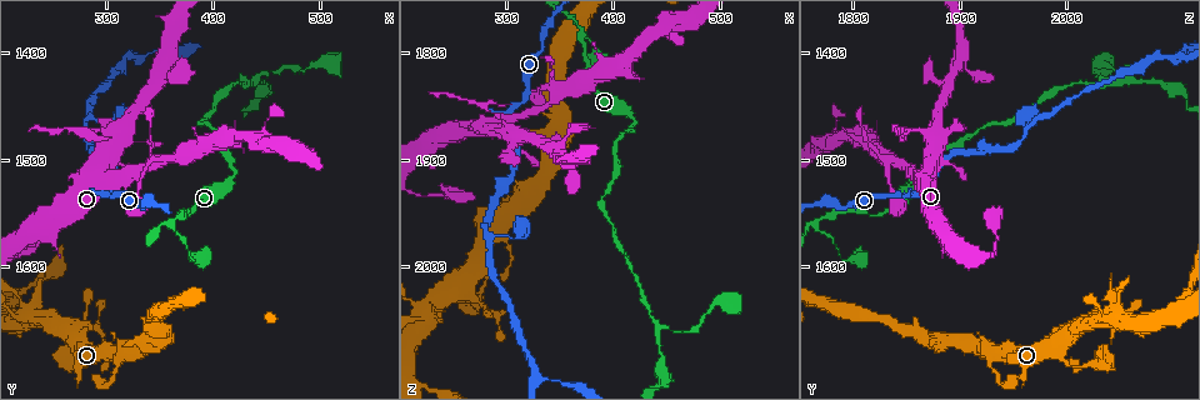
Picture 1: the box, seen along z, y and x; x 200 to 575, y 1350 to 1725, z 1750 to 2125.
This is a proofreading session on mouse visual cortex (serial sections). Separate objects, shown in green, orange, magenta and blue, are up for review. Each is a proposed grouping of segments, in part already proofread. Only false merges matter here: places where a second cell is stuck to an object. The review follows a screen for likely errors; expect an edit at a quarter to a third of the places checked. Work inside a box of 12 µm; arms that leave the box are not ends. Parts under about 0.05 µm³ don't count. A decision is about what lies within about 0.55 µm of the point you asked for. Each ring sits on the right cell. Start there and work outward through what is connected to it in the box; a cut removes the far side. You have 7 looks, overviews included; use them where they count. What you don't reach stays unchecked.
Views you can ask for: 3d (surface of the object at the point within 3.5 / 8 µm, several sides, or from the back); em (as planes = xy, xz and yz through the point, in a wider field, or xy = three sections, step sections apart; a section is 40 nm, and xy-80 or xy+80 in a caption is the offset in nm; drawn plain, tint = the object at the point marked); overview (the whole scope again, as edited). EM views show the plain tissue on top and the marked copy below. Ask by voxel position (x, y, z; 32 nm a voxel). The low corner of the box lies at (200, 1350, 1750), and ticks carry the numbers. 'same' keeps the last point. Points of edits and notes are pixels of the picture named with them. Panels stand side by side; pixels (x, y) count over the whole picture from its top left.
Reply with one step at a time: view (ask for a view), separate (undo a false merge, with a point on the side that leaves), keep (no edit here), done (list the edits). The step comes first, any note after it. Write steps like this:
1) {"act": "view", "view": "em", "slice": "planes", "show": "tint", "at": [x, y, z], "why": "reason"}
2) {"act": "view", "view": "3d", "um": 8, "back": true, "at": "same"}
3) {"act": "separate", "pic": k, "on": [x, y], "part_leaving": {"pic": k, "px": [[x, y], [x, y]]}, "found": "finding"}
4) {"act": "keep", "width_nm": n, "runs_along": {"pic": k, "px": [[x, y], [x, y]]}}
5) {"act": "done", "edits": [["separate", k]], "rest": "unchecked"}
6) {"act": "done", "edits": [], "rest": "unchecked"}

{"act": "view", "view": "3d", "um": 3.5, "at": [310, 1476, 1878], "why": "three-way junction"}

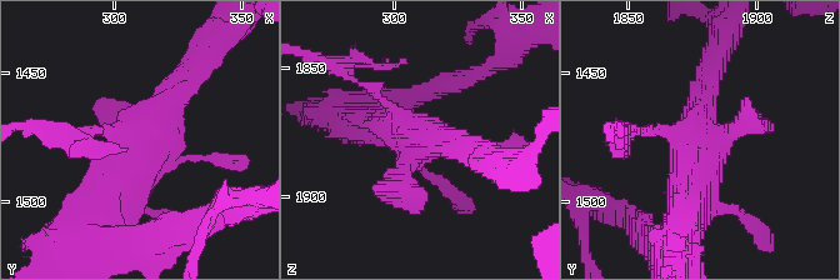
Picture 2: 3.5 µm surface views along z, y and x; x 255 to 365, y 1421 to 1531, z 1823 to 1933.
{"act": "view", "view": "em", "slice": "planes", "show": "tint", "at": [311, 1476, 1877]}

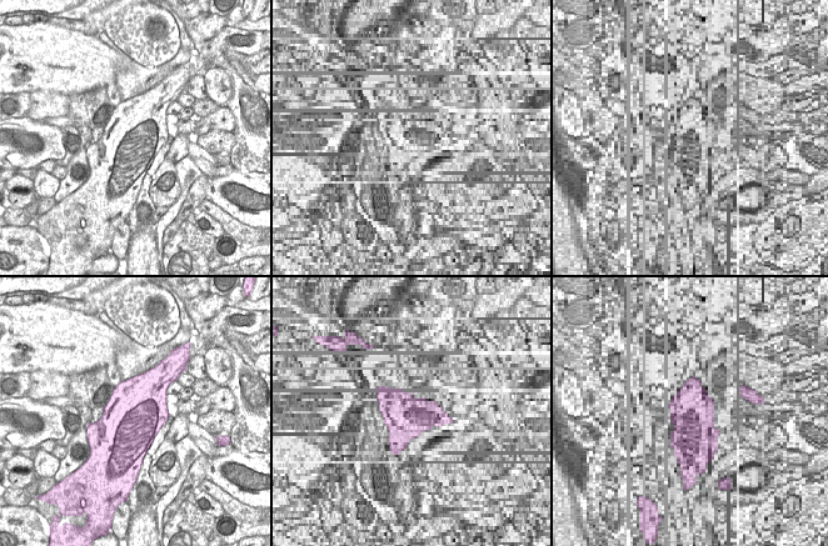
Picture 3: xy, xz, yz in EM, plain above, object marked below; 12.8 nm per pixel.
{"act": "keep", "found": "one cell here"}

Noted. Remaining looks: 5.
{"act": "view", "view": "3d", "um": 3.5, "at": [282, 1460, 1972], "why": "sharp bend"}

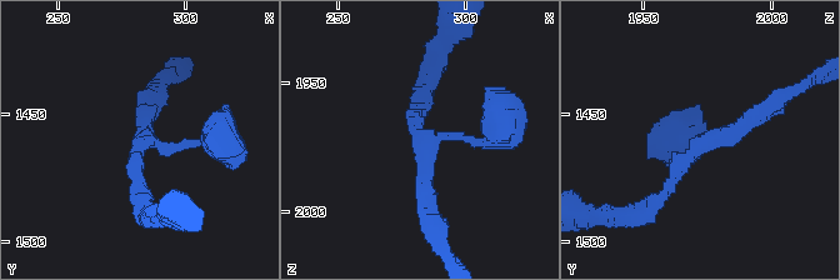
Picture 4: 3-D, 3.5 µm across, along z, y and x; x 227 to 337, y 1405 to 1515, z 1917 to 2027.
{"act": "view", "view": "em", "slice": "xy", "step": 3, "show": "tint", "at": [283, 1461, 1971], "arms": 3, "arm_widths_nm": [150, 200, 200], "why": "shape alone is not enough"}

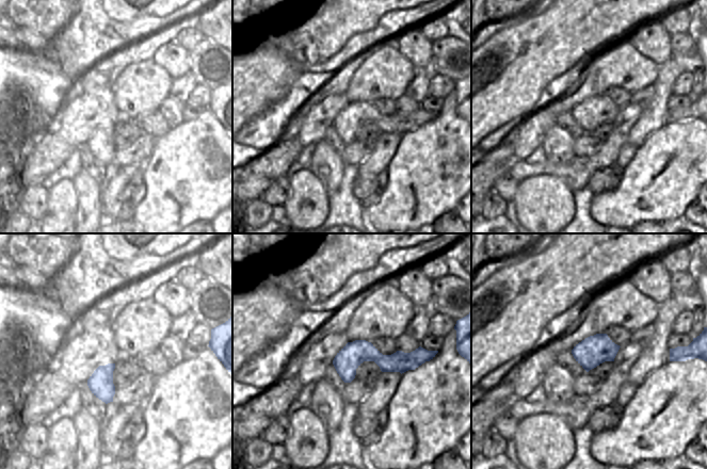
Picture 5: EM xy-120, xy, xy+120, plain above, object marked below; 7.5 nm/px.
{"act": "keep", "width_nm": 190, "runs_along": {"pic": 5, "px": [[422, 359], [352, 355], [336, 364]]}, "found": "all the same cell"}

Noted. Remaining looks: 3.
{"act": "view", "view": "em", "slice": "planes", "show": "tint", "at": [442, 1422, 2054], "why": "arms part here"}

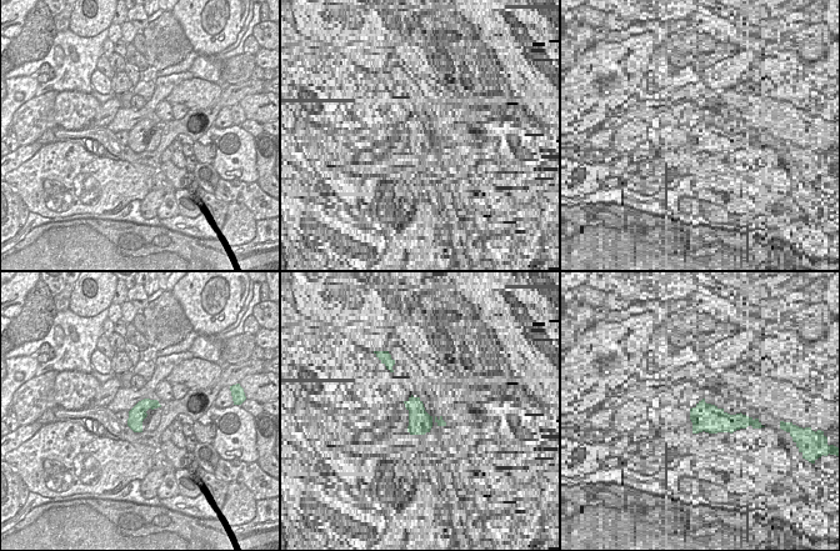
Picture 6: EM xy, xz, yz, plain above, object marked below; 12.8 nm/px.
{"act": "view", "view": "3d", "um": 3.5, "back": true, "at": "same"}

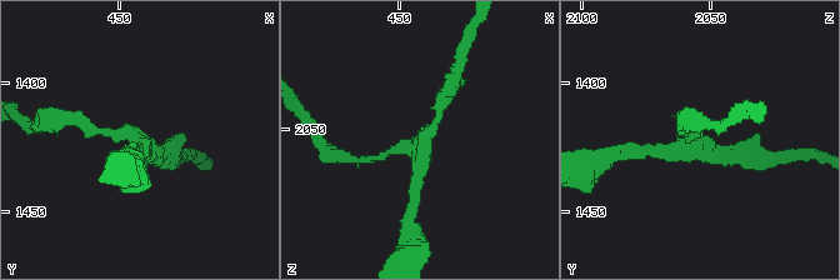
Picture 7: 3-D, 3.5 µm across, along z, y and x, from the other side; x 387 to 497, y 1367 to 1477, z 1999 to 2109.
{"act": "keep", "runs_along": {"pic": 7, "px": [[458, 74], [415, 144], [346, 160]]}, "found": "continuous, no second cell"}

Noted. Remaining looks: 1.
{"act": "done", "edits": [], "rest": "unchecked"}

